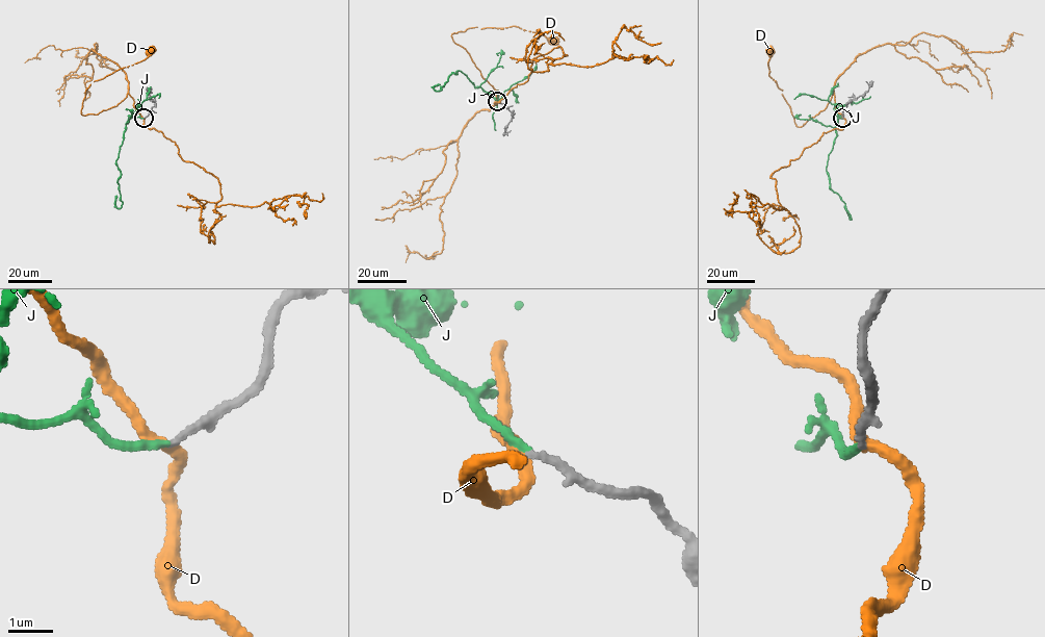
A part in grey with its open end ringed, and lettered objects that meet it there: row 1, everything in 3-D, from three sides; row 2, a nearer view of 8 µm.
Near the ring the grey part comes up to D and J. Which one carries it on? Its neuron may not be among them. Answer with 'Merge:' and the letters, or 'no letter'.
Merge: J

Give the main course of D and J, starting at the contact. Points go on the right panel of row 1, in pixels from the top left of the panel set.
D: (843, 118), (835, 106), (833, 93), (824, 110), (798, 127), (782, 90), (768, 75), (769, 52)
J: (842, 118), (838, 118), (835, 127), (836, 135), (826, 169), (830, 188), (844, 203), (851, 219), (844, 205)

